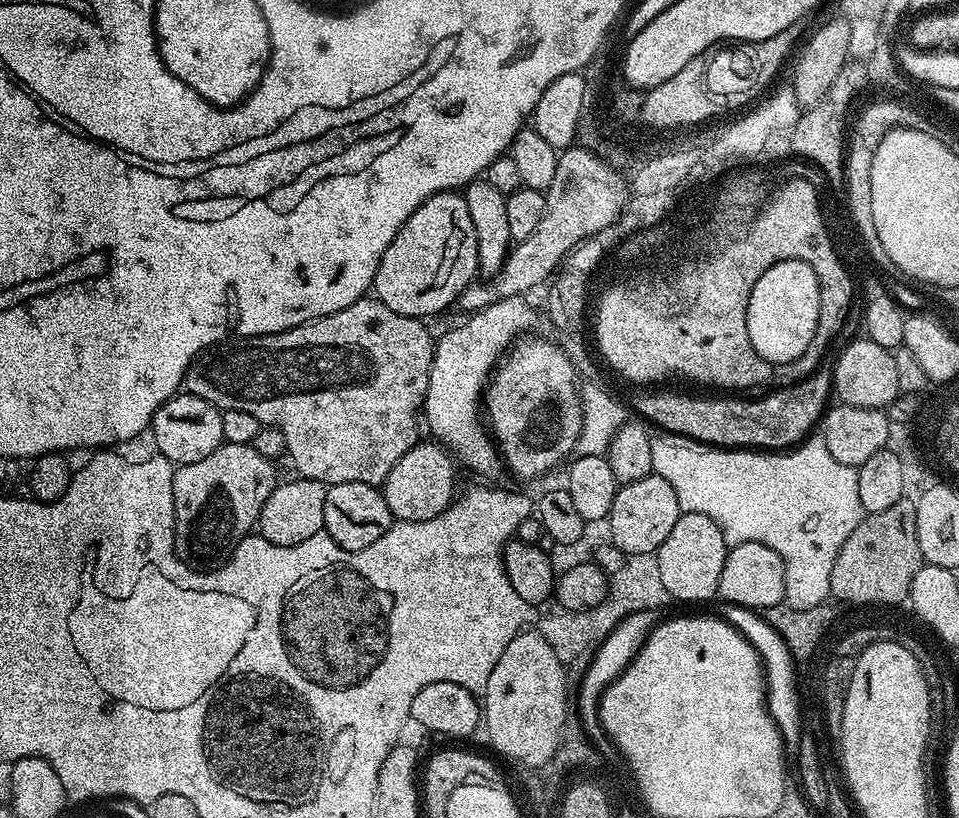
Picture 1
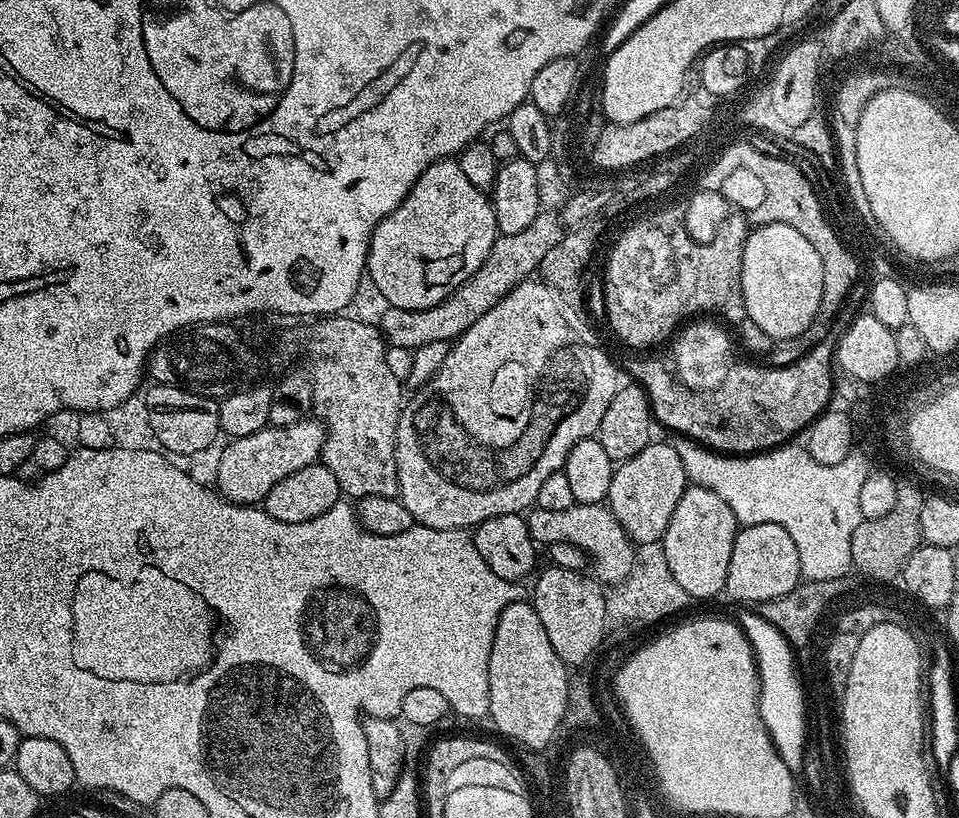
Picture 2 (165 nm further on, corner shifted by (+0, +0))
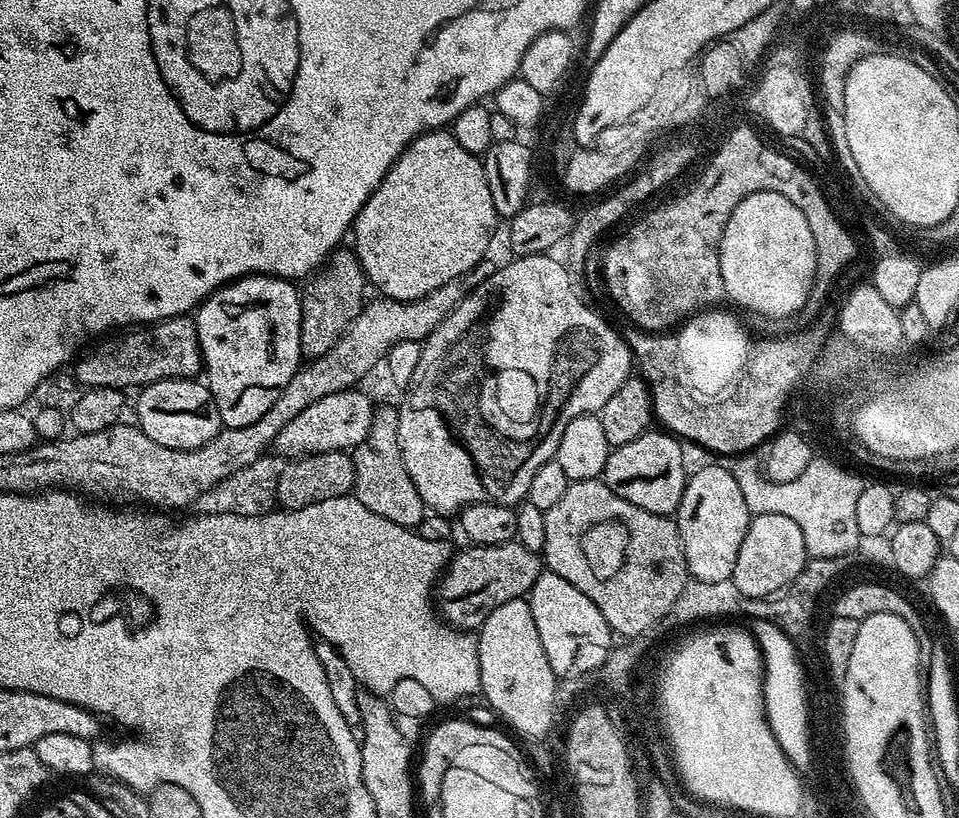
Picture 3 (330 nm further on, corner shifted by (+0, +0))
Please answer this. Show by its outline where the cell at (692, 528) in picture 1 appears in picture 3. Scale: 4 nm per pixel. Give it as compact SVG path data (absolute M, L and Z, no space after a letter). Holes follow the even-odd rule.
M704 464L689 475L684 485L682 502L676 507L674 519L680 532L682 550L690 574L702 582L722 582L732 579L742 538L746 538L748 523L753 518L742 498L735 471L720 464Z

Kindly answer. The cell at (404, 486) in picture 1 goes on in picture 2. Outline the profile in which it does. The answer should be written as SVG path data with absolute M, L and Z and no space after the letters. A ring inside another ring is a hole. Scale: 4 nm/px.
M529 278L520 283L514 290L506 294L470 330L466 330L457 340L451 341L442 366L426 381L422 387L411 393L412 401L400 408L400 421L396 431L396 473L398 474L398 498L406 510L410 510L413 521L419 527L434 530L475 529L476 525L486 522L486 518L498 518L498 514L527 513L535 505L538 490L542 490L542 482L550 478L550 474L561 471L574 446L578 442L595 437L598 426L602 422L602 414L606 414L606 406L610 406L610 398L614 398L618 387L616 368L612 365L611 355L607 351L596 352L596 348L584 348L576 336L572 336L572 328L556 316L556 304L548 300L548 292L539 279Z

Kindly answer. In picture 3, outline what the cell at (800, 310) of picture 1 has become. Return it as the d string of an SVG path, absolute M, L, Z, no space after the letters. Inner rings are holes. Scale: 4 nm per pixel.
M777 192L750 194L742 202L738 202L738 206L732 212L732 217L726 222L724 237L720 239L720 269L724 290L729 301L732 299L734 303L749 308L756 316L795 316L802 305L808 301L808 296L812 293L812 283L816 281L816 247L814 246L814 234L810 234L810 222L806 222L806 214L802 214L802 210L798 210L798 206L790 202L790 198Z

